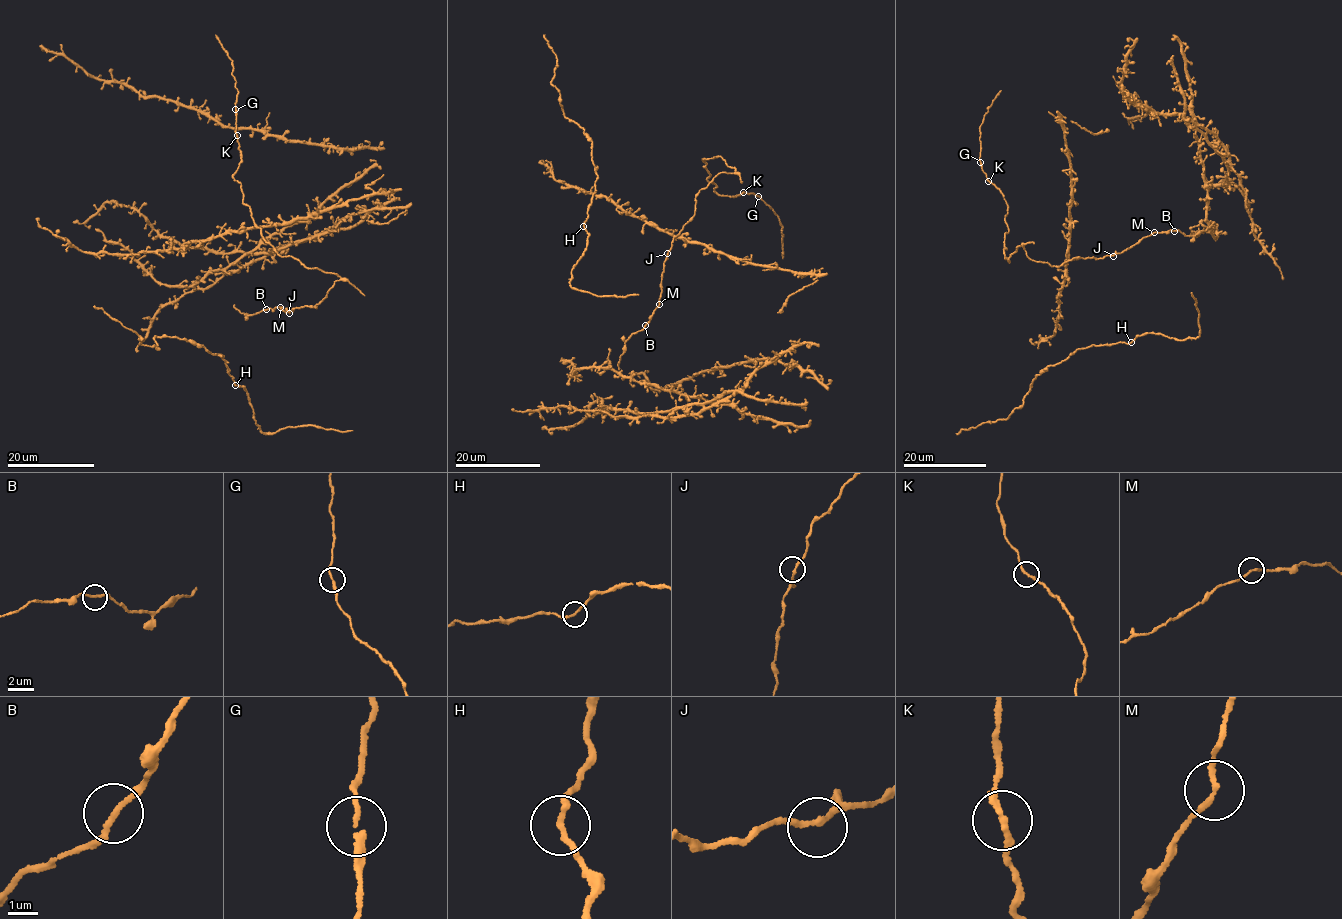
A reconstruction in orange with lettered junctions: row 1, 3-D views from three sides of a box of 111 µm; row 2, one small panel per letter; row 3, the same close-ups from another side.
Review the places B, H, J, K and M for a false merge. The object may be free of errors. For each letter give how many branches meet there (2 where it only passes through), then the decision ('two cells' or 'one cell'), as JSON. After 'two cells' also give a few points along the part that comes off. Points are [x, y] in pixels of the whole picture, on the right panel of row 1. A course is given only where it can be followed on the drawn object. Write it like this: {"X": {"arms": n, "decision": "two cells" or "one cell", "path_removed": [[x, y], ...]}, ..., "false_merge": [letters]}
{"B": {"arms": 2, "decision": "one cell"}, "H": {"arms": 2, "decision": "one cell"}, "J": {"arms": 2, "decision": "one cell"}, "K": {"arms": 2, "decision": "one cell"}, "M": {"arms": 2, "decision": "one cell"}, "false_merge": []}

